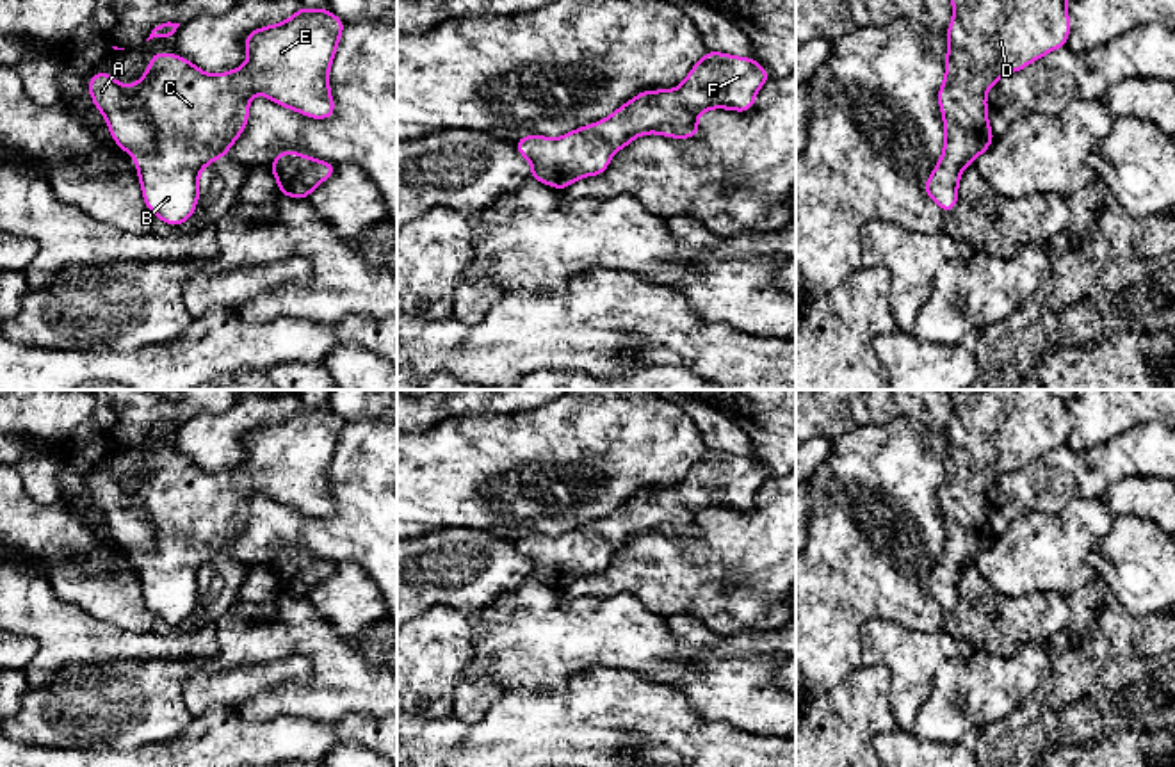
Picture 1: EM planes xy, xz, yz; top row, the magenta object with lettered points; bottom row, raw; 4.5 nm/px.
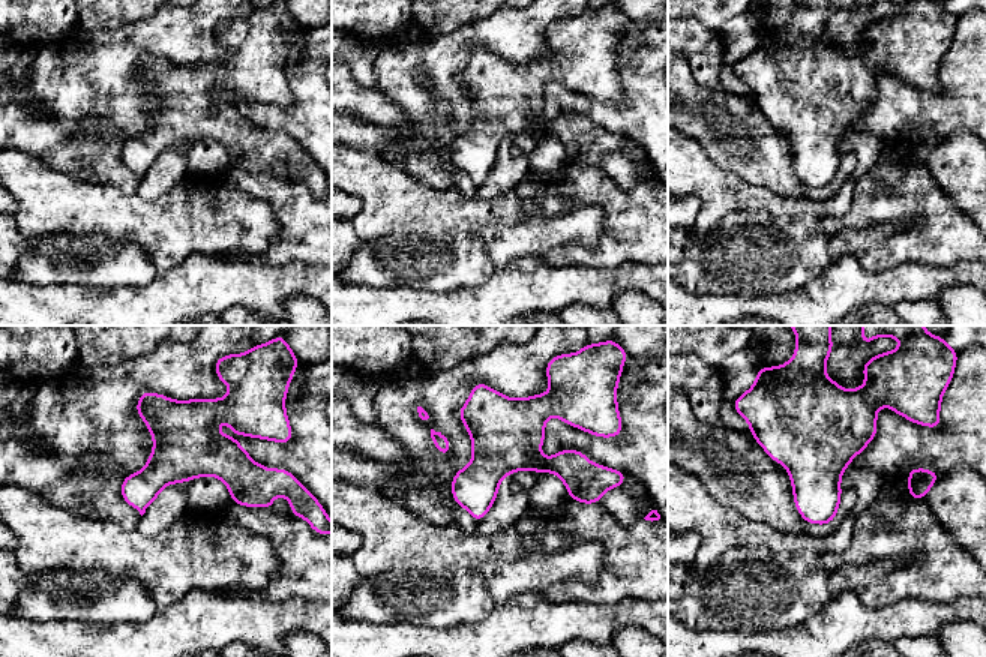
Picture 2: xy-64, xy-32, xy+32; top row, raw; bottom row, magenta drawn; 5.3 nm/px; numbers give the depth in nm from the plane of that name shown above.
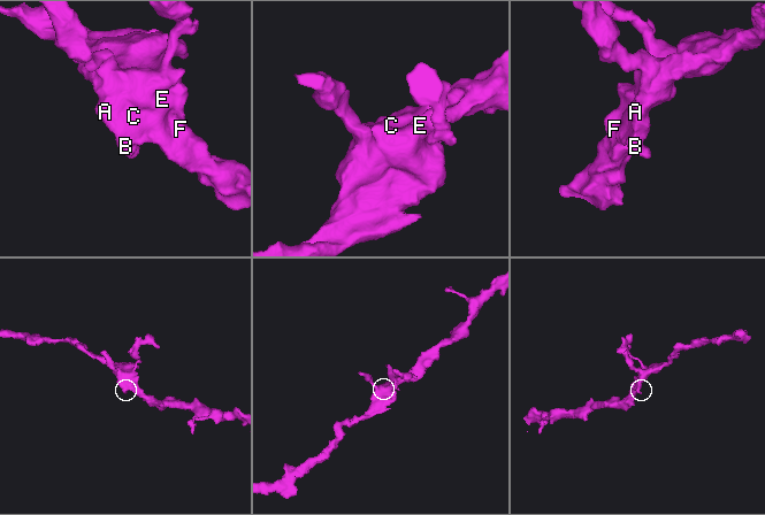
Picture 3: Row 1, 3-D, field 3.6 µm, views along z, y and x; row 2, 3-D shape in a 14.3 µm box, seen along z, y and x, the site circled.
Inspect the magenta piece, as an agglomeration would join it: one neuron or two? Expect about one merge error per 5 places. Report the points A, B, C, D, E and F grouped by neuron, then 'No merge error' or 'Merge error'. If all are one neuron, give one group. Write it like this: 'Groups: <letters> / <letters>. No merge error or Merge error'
Groups: A B C D E F. No merge error

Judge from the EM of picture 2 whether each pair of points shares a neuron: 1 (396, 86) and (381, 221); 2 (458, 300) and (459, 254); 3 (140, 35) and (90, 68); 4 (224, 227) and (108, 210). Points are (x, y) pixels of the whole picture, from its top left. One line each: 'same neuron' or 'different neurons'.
1: different neurons
2: different neurons
3: same neuron
4: same neuron

